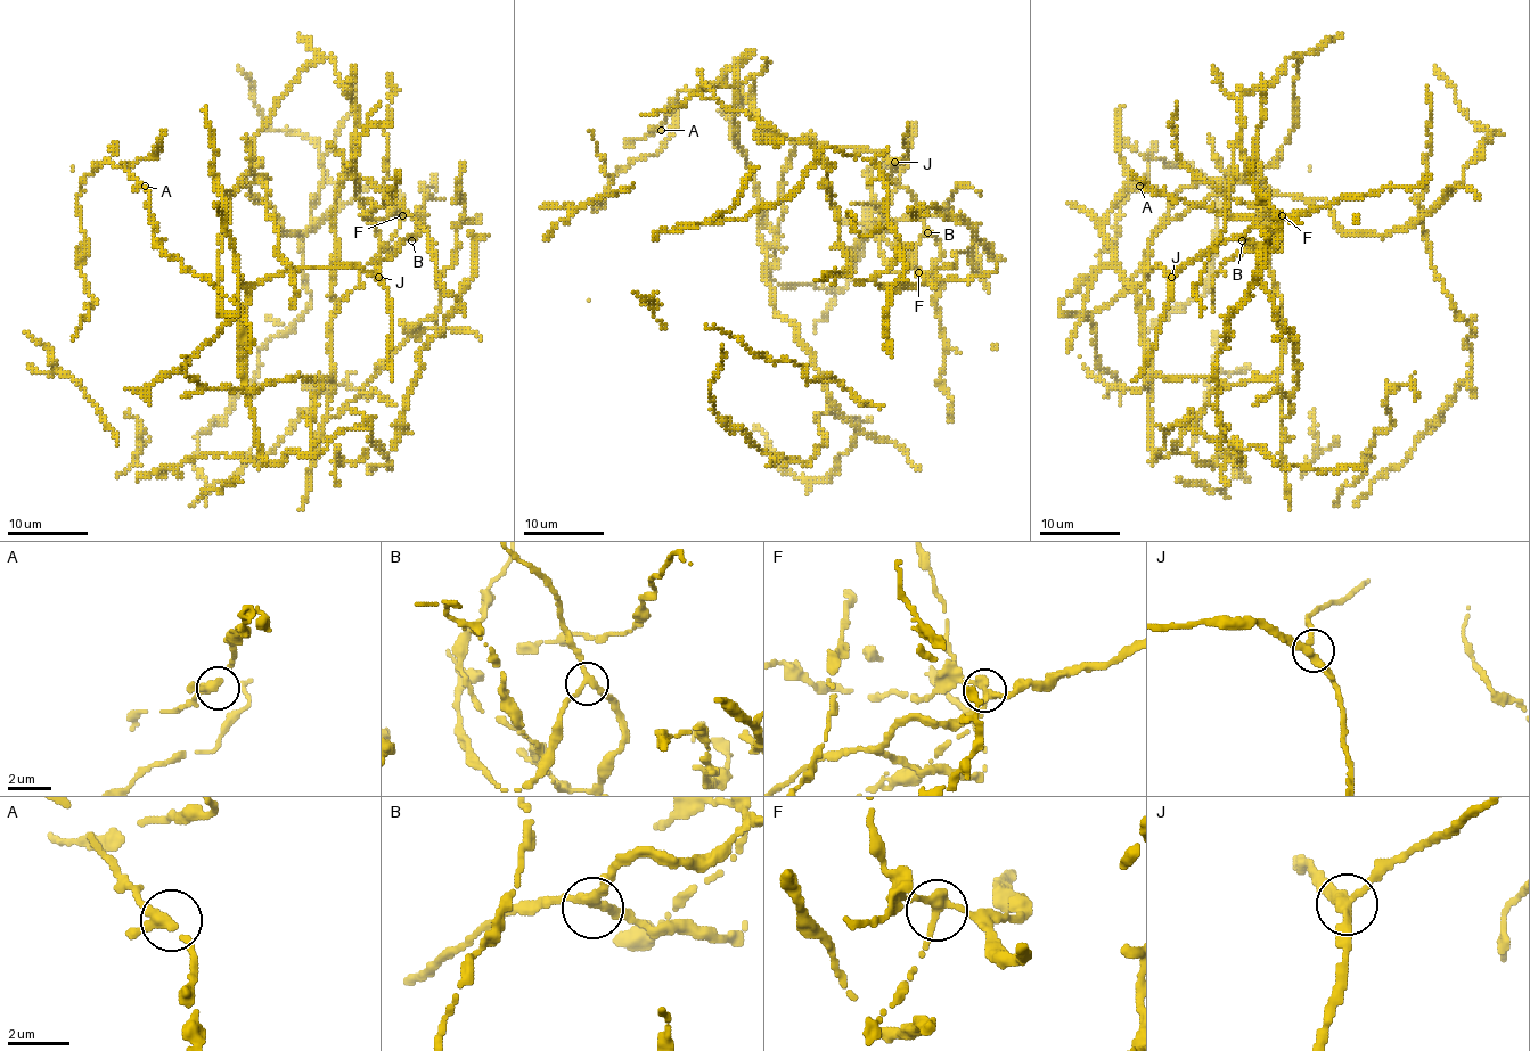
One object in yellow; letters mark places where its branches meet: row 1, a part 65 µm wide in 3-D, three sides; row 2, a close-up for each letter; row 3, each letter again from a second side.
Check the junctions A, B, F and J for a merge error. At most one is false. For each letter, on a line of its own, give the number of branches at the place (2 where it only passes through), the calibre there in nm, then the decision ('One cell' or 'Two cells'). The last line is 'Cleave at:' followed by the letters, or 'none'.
A: Branches: 3. Thickness 280 nm. One cell
B: Branches: 3. Thickness 240 nm. One cell
F: Branches: 3. Thickness 280 nm. Two cells
J: Branches: 3. Thickness 320 nm. One cell
Cleave at: F

